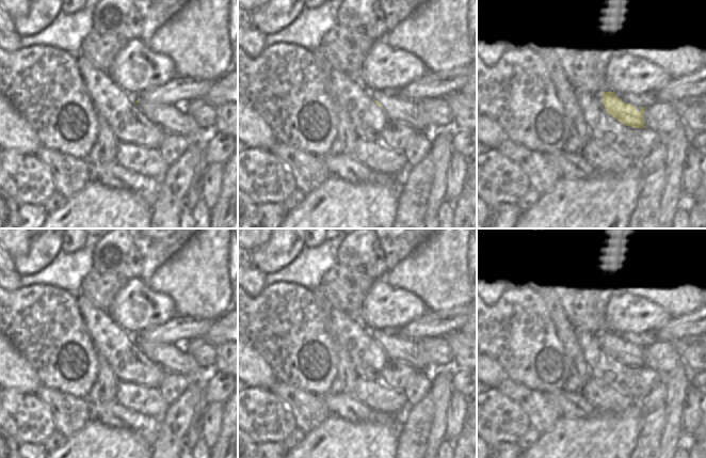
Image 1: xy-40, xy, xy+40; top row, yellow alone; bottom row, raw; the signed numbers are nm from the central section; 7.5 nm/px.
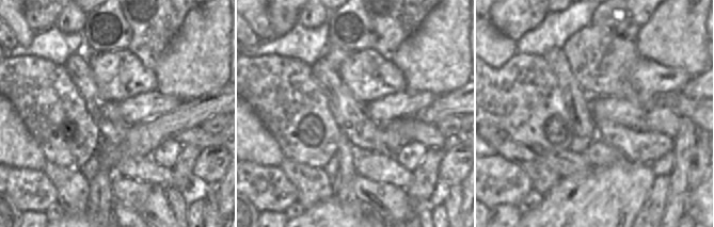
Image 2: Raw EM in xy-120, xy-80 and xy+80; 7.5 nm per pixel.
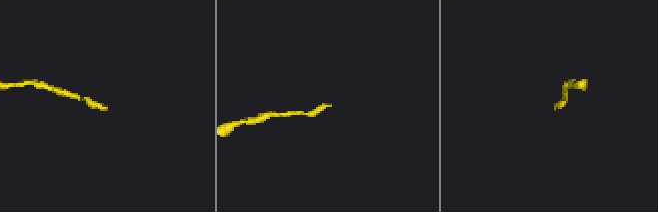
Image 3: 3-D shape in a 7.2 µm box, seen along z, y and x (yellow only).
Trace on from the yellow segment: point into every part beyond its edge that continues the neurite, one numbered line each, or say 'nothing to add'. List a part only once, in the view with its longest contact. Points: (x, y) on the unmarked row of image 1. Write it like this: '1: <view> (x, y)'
1: xy+40 (639, 340)

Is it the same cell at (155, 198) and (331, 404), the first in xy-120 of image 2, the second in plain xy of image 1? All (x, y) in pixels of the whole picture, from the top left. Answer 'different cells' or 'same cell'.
same cell

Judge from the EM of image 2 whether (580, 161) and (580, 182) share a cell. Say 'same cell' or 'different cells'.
different cells

